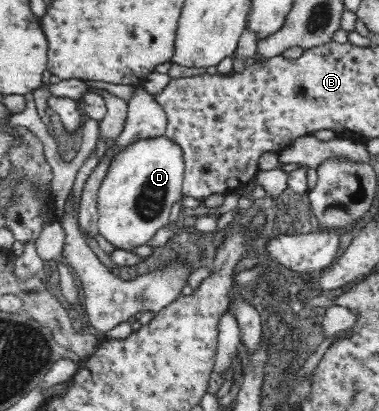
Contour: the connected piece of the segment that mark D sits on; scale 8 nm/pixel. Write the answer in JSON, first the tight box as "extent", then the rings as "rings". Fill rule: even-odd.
{"extent":[99,136,183,251],"rings":[[[165,136],[125,147],[125,151],[115,157],[99,189],[101,237],[117,251],[135,251],[147,245],[157,231],[169,223],[172,205],[182,197],[183,174],[183,152]]]}

